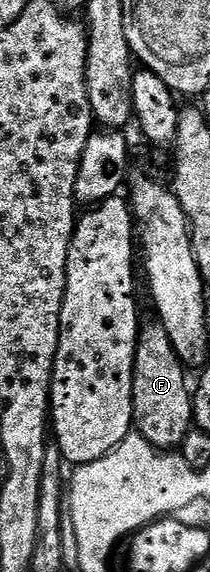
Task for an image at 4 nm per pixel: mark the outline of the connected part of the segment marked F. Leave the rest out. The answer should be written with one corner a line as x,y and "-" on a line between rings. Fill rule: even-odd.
151,319
138,331
136,359
132,375
133,428
137,436
148,439
152,447
163,451
177,450
194,425
194,398
191,386
186,386
187,366
176,355
172,339
161,321

